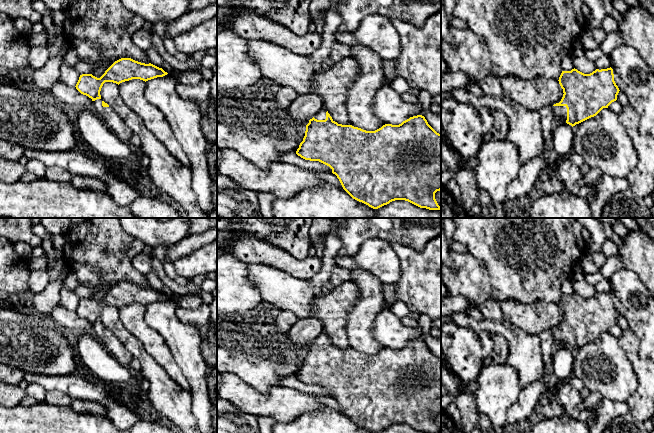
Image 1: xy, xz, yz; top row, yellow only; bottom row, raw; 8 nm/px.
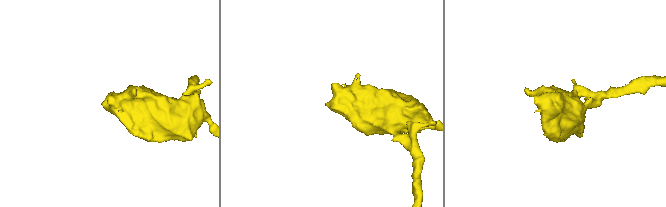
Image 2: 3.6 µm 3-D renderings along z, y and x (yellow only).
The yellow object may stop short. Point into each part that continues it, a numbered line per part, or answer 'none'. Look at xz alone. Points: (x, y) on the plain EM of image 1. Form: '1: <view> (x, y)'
1: xz (321, 339)

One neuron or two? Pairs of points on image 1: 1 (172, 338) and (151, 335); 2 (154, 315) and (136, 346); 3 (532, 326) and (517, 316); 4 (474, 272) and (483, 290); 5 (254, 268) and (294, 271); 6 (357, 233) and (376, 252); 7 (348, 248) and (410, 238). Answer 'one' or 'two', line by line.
1: two
2: two
3: one
4: one
5: two
6: two
7: one

